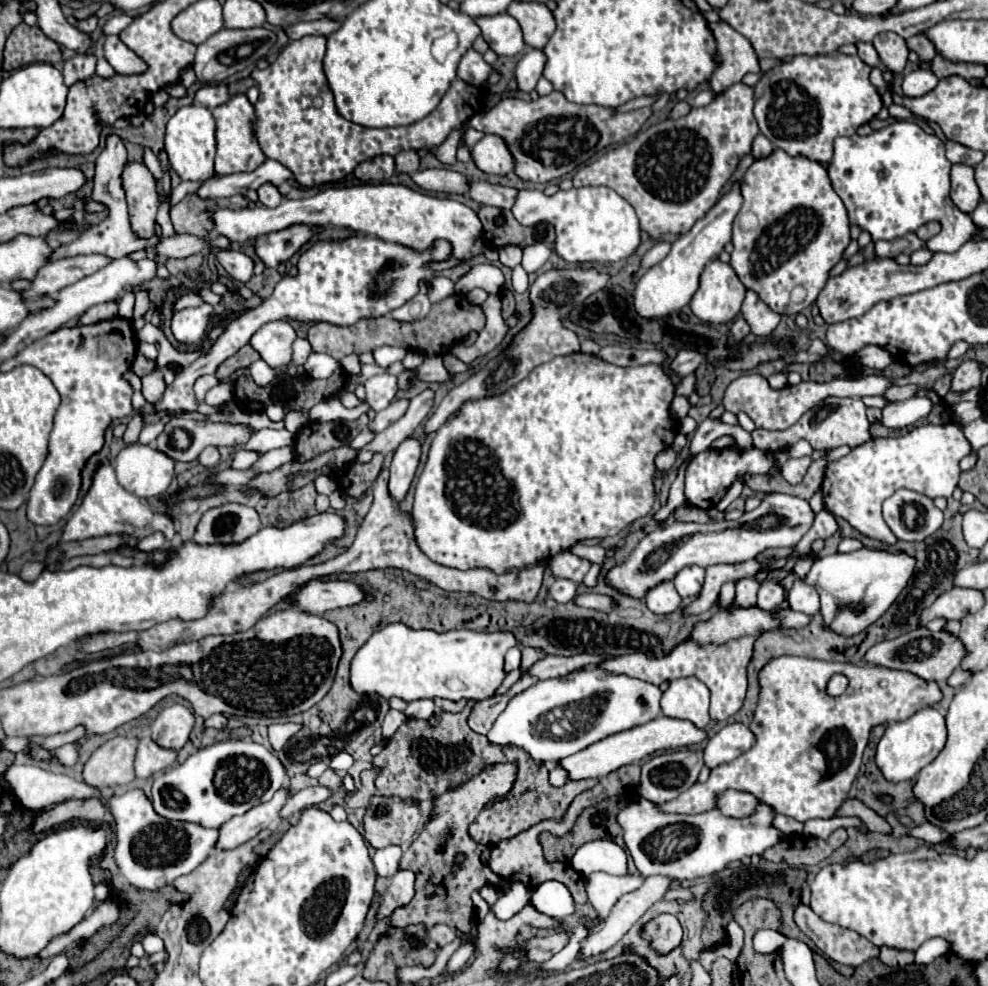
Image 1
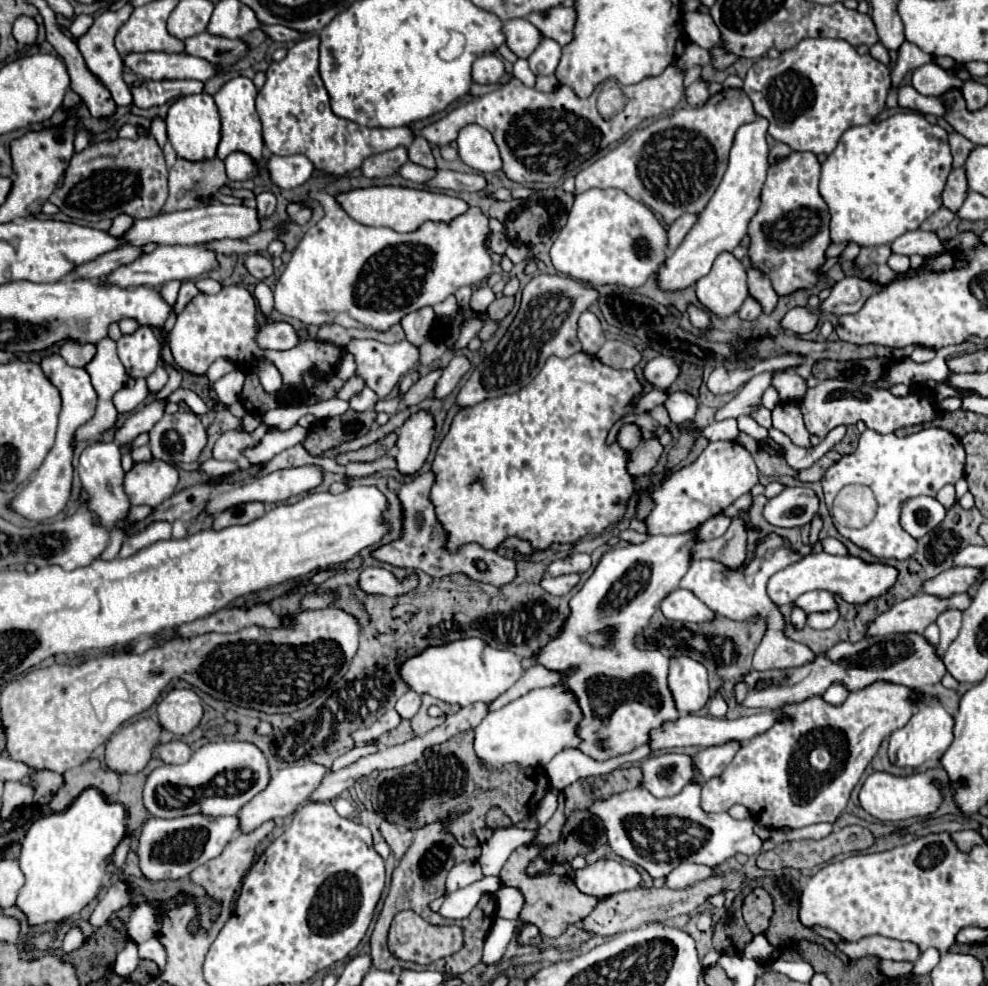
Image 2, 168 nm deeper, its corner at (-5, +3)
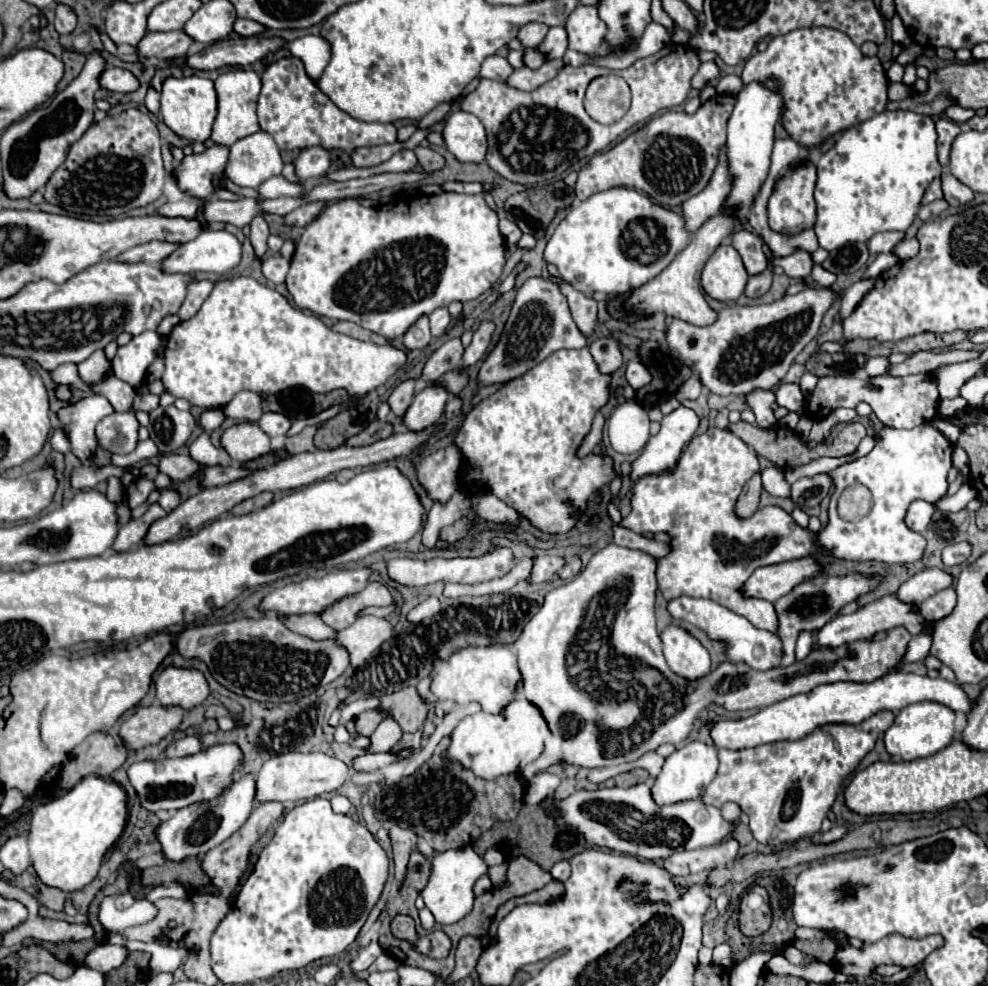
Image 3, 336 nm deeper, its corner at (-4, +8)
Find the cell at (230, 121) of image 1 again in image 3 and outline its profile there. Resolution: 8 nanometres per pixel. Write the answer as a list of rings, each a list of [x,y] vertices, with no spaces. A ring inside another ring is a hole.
[[[229,70],[215,80],[217,102],[219,102],[219,112],[217,112],[217,118],[213,124],[213,134],[211,134],[211,140],[215,144],[231,146],[233,142],[237,142],[241,138],[259,132],[259,122],[257,122],[257,114],[255,114],[259,88],[261,88],[261,78],[253,70]]]

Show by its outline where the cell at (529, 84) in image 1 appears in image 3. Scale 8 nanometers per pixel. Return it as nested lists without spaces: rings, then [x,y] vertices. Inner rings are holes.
[[[555,26],[555,28],[549,28],[545,40],[537,46],[537,50],[547,58],[547,60],[559,60],[563,58],[565,50],[567,50],[567,34],[563,30],[563,26]]]

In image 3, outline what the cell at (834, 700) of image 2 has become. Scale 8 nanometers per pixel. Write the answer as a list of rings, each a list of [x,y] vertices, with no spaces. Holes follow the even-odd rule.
[[[897,672],[897,674],[887,674],[871,684],[855,684],[855,682],[823,684],[807,694],[797,694],[797,696],[781,700],[773,706],[761,708],[757,714],[753,714],[749,718],[713,722],[711,738],[717,748],[731,748],[731,750],[753,748],[753,746],[777,742],[777,740],[799,740],[799,738],[805,738],[811,730],[815,730],[827,722],[857,724],[875,712],[881,712],[881,710],[899,712],[901,708],[915,704],[915,702],[923,702],[923,700],[945,704],[955,712],[961,710],[967,714],[971,710],[971,702],[959,684],[947,682],[941,676],[929,678],[929,676],[909,674],[909,672]]]

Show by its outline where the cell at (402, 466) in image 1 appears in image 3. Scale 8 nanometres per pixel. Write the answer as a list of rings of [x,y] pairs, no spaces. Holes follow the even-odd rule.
[[[431,384],[431,386],[423,388],[419,394],[415,394],[411,406],[407,408],[407,412],[403,416],[405,428],[411,432],[421,432],[421,430],[433,426],[441,418],[447,398],[449,398],[449,394],[441,386]]]

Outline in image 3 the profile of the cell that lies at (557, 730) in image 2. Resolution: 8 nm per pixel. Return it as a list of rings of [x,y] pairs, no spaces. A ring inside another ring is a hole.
[[[523,696],[511,700],[499,714],[477,712],[465,716],[451,734],[451,746],[447,754],[471,768],[479,778],[493,780],[503,774],[519,772],[525,764],[539,758],[545,750],[545,740],[551,736],[547,720],[541,710]]]

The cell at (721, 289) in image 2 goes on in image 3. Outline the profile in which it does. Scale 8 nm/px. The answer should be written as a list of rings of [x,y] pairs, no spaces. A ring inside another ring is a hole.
[[[723,242],[707,260],[701,274],[701,286],[711,298],[733,302],[743,294],[747,278],[749,274],[739,252],[729,242]]]

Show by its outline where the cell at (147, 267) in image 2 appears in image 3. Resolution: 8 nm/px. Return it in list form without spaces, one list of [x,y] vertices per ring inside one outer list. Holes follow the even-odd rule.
[[[205,230],[195,240],[181,244],[169,254],[161,268],[167,274],[217,272],[223,274],[235,268],[241,260],[241,242],[225,230]]]

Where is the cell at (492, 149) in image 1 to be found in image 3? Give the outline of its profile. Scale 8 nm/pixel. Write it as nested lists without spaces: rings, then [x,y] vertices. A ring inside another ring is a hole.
[[[453,112],[443,128],[447,150],[461,162],[485,162],[487,134],[481,120],[469,112]]]

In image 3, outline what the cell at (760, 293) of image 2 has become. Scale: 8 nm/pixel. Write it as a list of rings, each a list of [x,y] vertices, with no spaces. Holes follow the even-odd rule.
[[[739,230],[733,234],[733,246],[739,252],[739,256],[743,258],[743,264],[747,268],[749,276],[755,276],[755,274],[761,274],[767,270],[769,262],[761,250],[761,240],[757,234]]]

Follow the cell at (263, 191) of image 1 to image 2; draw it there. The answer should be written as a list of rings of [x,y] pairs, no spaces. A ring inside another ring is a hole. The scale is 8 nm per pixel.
[[[260,193],[256,197],[256,211],[260,215],[260,219],[268,219],[276,209],[276,197],[274,193]]]

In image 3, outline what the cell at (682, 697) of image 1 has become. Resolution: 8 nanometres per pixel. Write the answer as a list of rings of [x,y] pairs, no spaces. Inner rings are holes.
[[[667,626],[661,632],[663,652],[669,668],[685,680],[699,680],[709,674],[711,658],[697,638],[691,638],[679,626]]]

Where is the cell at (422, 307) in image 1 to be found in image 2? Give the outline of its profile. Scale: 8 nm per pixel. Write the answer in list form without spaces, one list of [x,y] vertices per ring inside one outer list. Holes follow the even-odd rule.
[[[424,307],[420,311],[406,315],[402,319],[402,329],[406,333],[406,341],[410,341],[414,347],[420,349],[420,345],[424,341],[428,341],[428,337],[430,337],[430,329],[432,329],[434,319],[436,319],[436,315],[434,315],[432,307]]]

